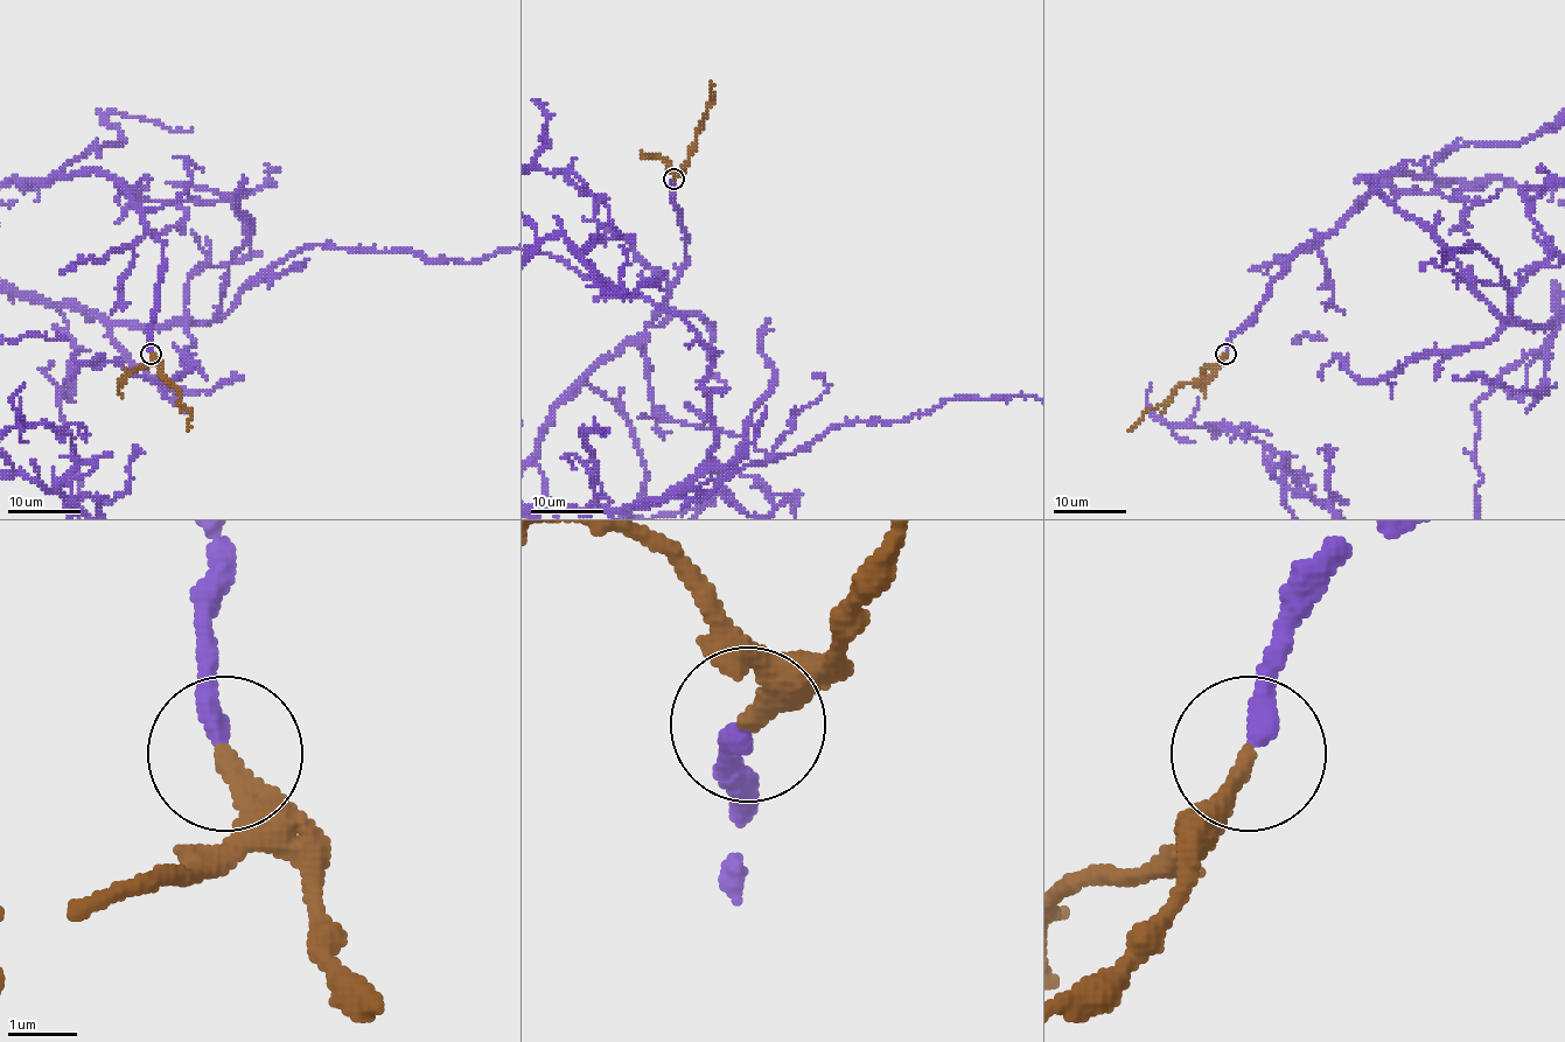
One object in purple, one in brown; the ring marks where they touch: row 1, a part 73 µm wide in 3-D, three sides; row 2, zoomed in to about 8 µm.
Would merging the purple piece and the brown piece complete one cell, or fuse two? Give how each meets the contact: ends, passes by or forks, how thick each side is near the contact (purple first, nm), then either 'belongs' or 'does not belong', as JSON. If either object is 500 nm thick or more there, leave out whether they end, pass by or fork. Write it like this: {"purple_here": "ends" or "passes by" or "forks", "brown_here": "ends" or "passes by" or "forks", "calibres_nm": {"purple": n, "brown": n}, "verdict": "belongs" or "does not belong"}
{"purple_here": "ends", "brown_here": "ends", "calibres_nm": {"purple": 320, "brown": 320}, "verdict": "belongs"}

